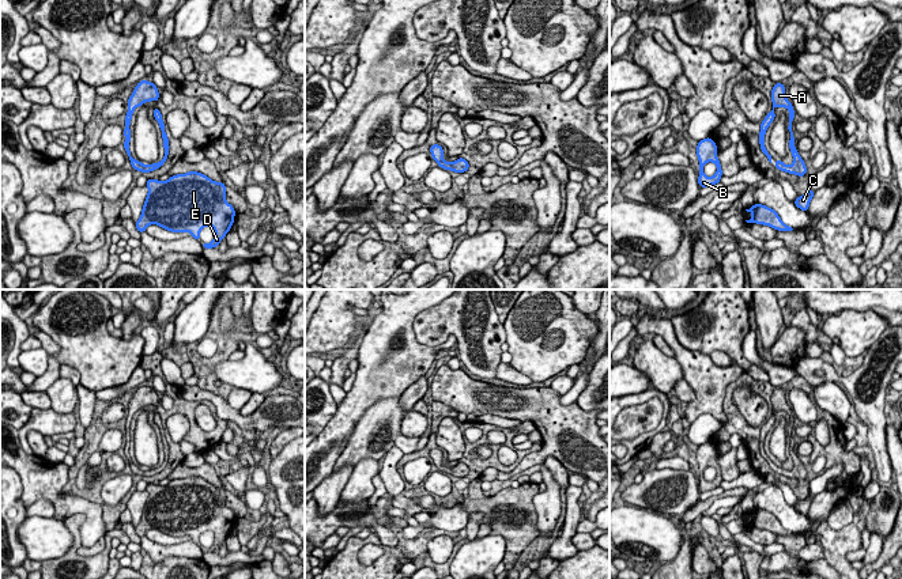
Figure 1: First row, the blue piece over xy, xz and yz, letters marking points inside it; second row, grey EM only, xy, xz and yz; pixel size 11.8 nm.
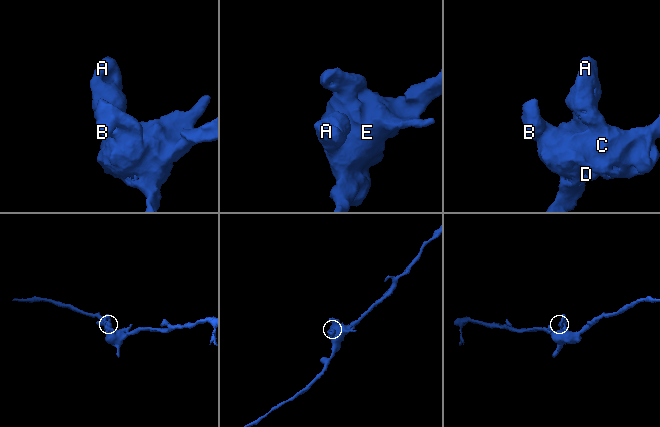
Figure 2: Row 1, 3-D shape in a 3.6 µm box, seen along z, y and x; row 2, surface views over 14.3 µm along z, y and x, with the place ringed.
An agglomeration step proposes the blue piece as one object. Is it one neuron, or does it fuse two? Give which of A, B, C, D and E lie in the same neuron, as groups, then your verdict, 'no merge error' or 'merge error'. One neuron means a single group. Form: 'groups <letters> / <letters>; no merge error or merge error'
groups A B C D E; no merge error

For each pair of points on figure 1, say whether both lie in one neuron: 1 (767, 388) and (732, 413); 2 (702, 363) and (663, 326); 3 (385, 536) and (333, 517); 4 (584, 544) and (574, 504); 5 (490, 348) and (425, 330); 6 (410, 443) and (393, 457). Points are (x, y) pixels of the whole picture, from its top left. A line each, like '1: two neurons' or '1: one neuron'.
1: one neuron
2: one neuron
3: one neuron
4: two neurons
5: one neuron
6: two neurons

